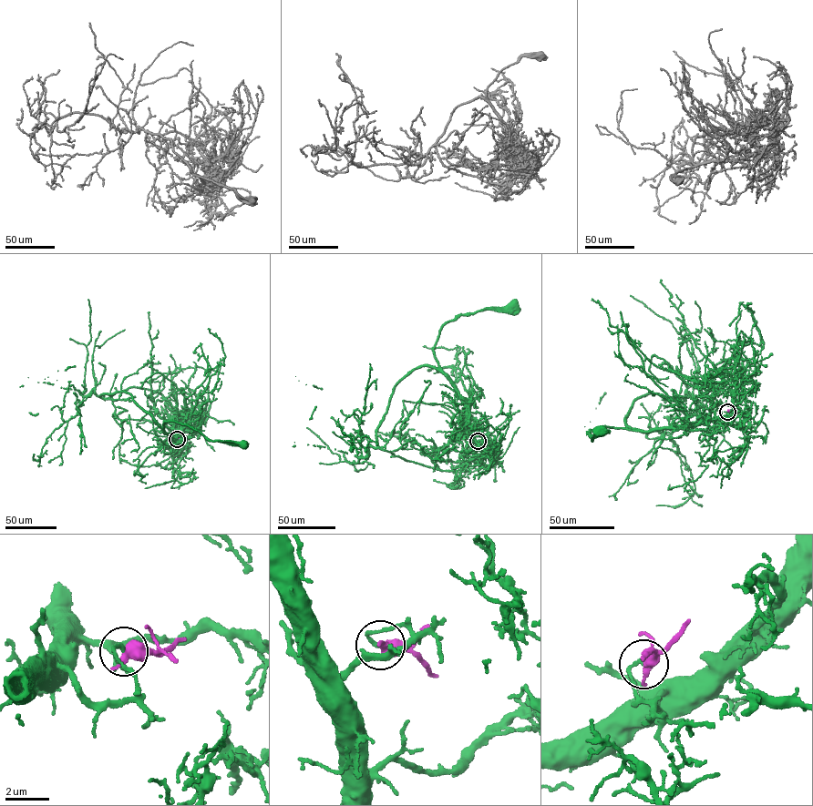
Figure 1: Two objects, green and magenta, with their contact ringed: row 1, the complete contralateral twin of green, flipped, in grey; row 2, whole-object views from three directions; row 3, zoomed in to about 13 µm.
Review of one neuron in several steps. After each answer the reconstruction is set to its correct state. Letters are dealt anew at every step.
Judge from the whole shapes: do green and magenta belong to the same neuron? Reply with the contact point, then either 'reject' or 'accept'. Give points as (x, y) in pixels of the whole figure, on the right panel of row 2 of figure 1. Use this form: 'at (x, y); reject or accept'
at (727, 412); reject

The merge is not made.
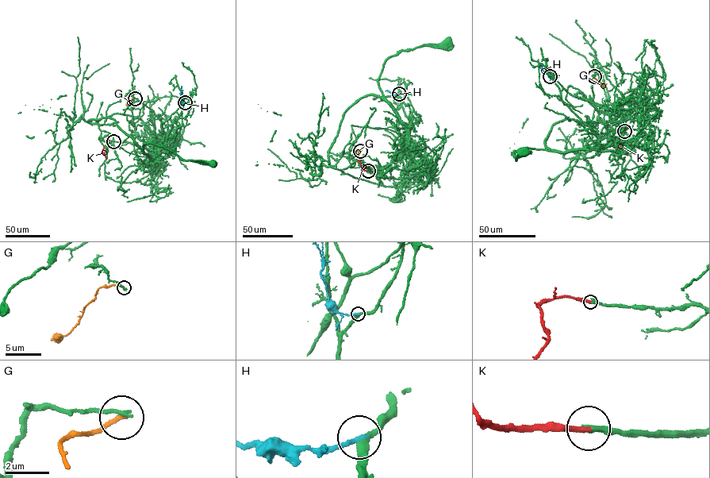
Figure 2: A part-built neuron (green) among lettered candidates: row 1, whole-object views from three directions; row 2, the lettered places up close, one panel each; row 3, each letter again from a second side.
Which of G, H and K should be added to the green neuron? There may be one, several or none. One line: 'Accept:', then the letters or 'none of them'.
Accept: K

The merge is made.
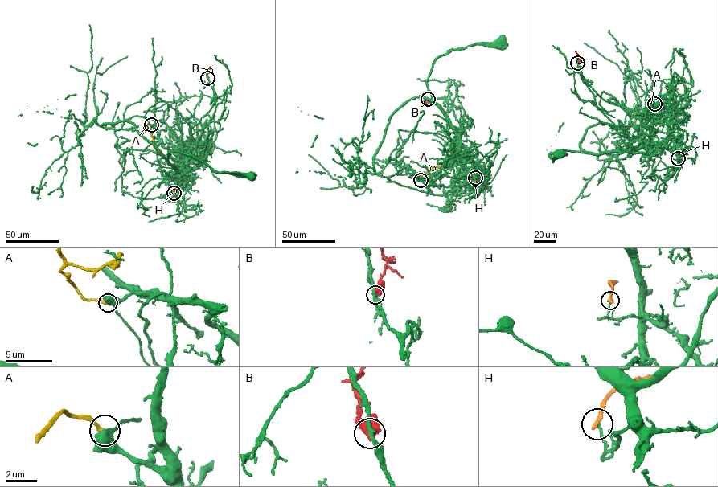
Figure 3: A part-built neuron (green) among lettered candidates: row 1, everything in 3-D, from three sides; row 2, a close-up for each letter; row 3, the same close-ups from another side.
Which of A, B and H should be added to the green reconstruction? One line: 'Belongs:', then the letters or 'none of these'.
Belongs: none of these

